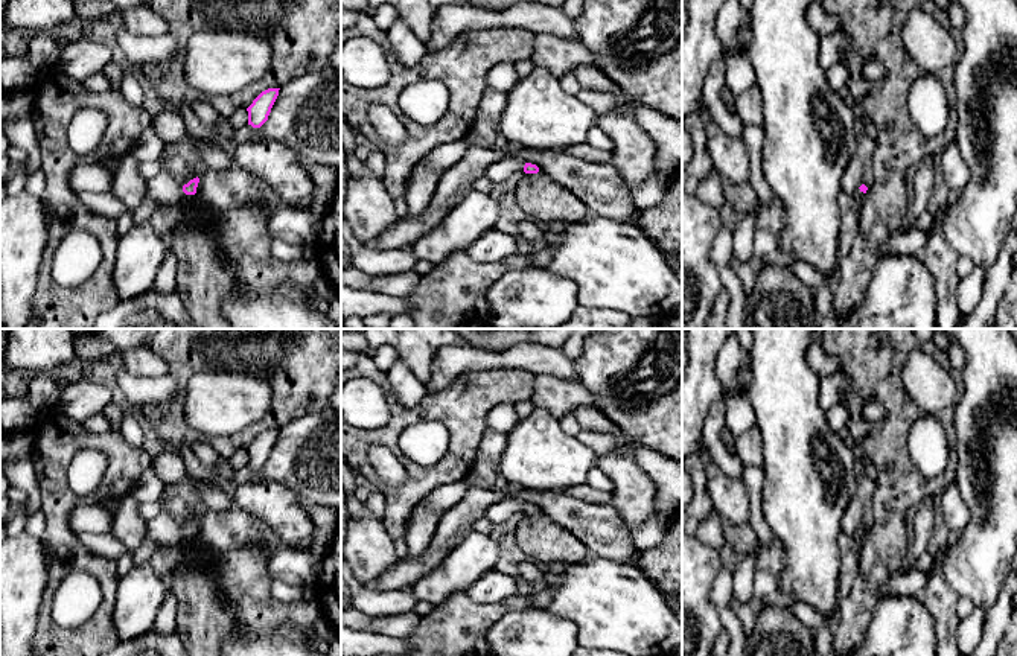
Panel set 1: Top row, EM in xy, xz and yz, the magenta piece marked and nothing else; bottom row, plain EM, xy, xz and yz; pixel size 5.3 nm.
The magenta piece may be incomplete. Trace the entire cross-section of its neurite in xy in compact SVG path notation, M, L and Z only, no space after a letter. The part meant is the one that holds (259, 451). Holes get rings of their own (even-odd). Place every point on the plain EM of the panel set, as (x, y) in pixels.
M268 429L253 441L253 444L247 449L248 466L260 469L268 461L271 449L279 437L279 431L280 429Z

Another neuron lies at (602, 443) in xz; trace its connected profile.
M582 429L577 435L585 444L588 444L597 457L607 455L614 451L617 443L623 438L618 431L615 432L595 432Z

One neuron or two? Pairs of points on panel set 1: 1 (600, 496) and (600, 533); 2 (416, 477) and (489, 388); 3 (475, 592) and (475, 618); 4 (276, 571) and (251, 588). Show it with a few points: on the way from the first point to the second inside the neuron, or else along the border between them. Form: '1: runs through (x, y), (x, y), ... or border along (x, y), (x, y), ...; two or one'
1: border along (565, 493), (589, 503), (608, 504); two
2: runs through (442, 469), (463, 446), (466, 414); one
3: border along (465, 592), (480, 603), (501, 603); two
4: border along (273, 554), (268, 563), (268, 576), (271, 579); two

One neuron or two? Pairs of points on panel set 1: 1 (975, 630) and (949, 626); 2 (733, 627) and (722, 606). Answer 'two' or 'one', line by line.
1: two
2: one

